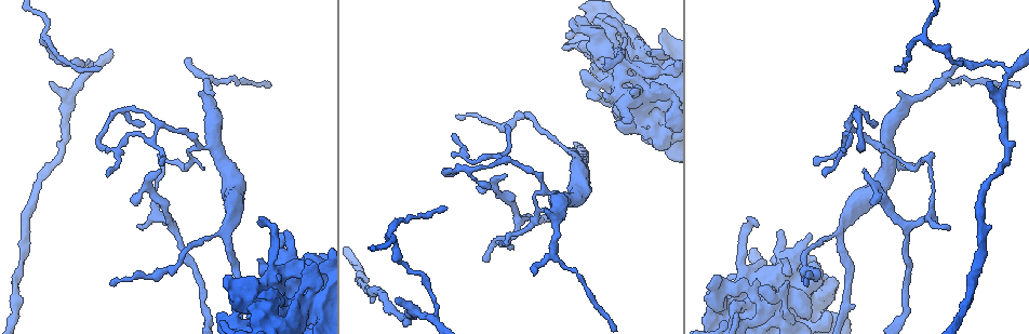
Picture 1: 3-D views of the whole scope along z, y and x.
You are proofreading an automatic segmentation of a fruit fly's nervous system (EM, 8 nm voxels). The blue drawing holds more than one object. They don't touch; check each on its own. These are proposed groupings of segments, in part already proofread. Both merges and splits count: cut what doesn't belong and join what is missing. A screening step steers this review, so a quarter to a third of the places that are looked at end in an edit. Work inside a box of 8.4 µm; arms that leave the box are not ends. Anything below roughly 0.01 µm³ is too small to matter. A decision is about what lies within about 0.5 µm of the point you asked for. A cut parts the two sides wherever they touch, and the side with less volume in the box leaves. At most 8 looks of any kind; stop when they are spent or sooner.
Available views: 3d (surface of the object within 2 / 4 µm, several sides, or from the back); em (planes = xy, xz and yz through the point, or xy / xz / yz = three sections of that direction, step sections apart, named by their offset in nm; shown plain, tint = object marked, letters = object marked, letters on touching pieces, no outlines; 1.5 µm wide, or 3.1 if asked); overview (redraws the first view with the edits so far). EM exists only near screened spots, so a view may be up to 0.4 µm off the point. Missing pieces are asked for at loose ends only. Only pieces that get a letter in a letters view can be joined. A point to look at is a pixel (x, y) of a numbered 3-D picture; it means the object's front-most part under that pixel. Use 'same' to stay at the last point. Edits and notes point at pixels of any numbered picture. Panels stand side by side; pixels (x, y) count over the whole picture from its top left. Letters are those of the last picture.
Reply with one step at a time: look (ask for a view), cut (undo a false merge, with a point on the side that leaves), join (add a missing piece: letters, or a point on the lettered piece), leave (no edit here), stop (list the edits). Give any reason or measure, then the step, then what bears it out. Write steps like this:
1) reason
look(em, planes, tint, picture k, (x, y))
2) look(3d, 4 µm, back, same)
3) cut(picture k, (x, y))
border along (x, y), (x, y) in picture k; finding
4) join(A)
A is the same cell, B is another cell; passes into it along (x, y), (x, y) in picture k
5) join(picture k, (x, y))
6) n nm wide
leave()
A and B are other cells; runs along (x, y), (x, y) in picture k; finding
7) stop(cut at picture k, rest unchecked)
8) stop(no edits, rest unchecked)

three arms meet
look(3d, 4 µm, picture 1, (437, 313))

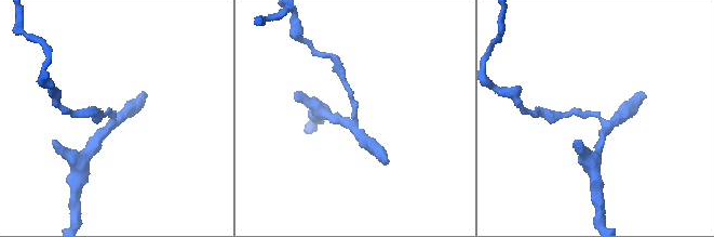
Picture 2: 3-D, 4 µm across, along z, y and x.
3 arms
look(em, xy, step 8, tint, picture 2, (598, 118))

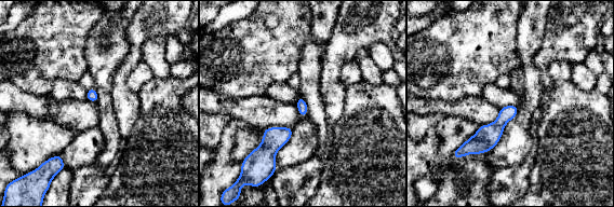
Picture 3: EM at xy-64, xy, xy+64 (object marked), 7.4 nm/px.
look(em, xy, step 8, letters, same)

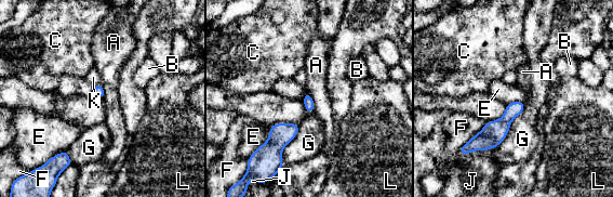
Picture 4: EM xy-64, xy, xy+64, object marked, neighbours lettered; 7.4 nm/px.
G touches over 380 nm
leave()
A, B, C, E, F, G, J, K and L are other cells; border along (307, 91), (314, 103), (312, 113) in picture 4; all the same neuron

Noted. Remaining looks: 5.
abrupt turn
look(3d, 4 µm, back, picture 1, (167, 160))

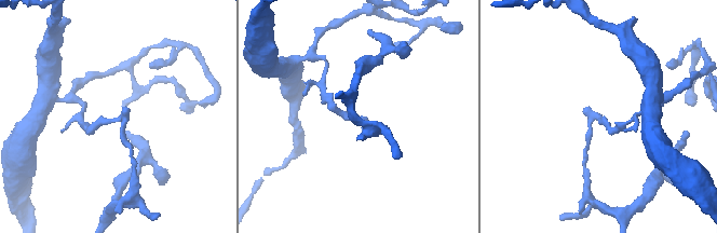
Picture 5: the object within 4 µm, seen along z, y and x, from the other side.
now the EM
look(em, planes, letters, picture 5, (119, 115))

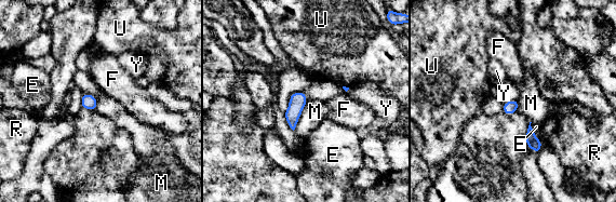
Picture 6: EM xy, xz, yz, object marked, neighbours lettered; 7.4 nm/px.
leave()
E, F, M, R, U and Y are other cells; border along (308, 100), (293, 130) in picture 6; all the same neuron

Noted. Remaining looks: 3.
look(em, planes, letters, picture 1, (257, 261))

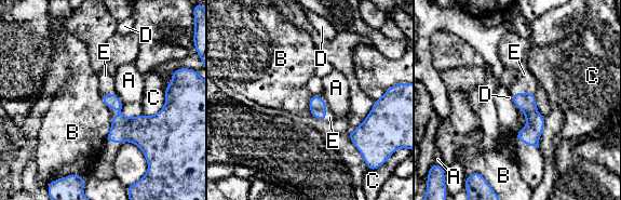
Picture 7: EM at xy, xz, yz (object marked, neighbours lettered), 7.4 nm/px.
join(E)
E is the same cell, A, B, C and D are other cells; the neuron continues

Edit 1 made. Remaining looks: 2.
stop(join at picture 7, rest unchecked)

